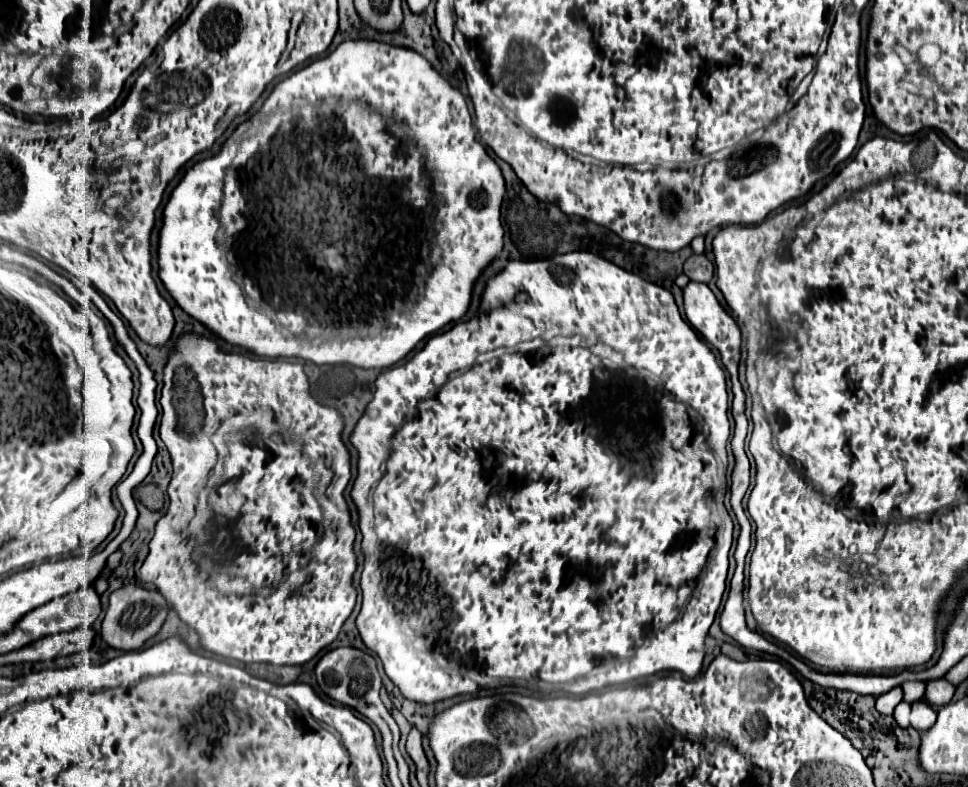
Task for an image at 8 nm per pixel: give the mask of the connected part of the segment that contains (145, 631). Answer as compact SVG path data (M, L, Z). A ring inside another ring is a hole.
M126 584L110 594L108 610L102 620L100 636L118 650L138 650L148 642L152 636L156 636L170 612L168 600L164 600L164 594L160 590L148 590L138 584Z

